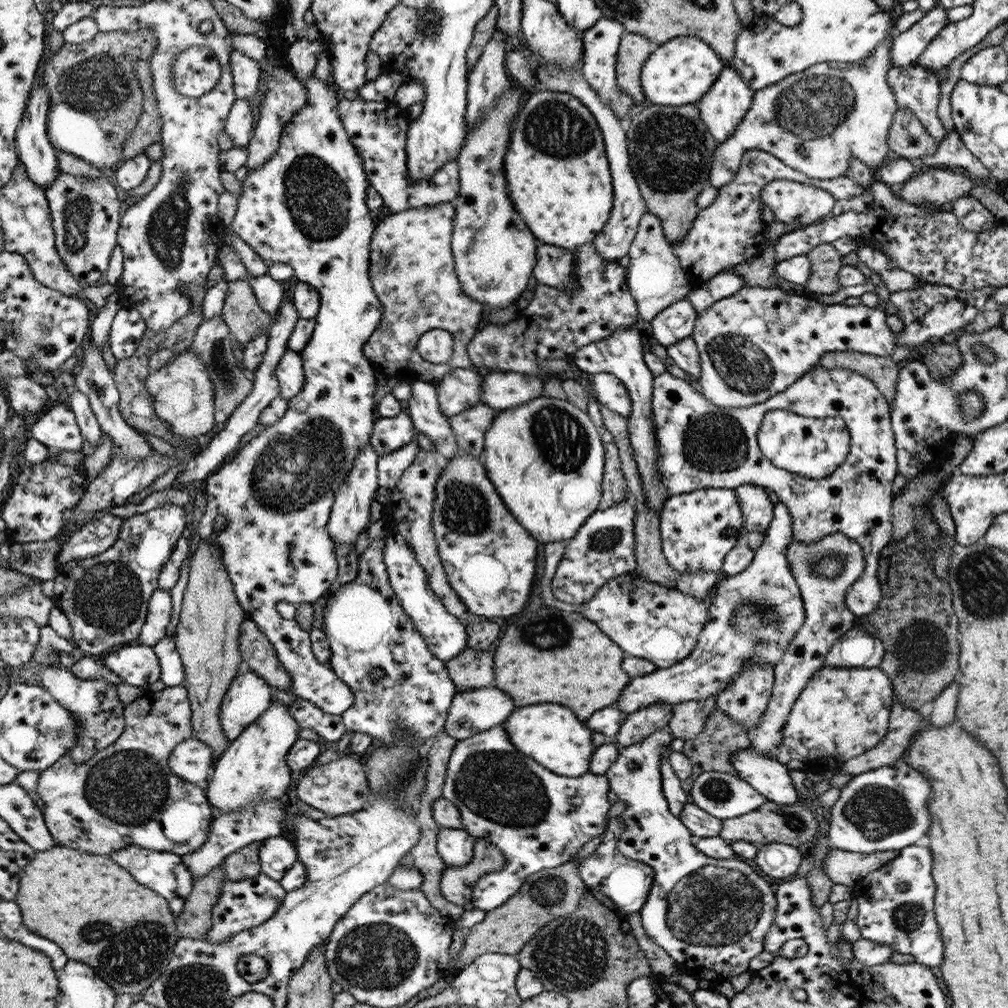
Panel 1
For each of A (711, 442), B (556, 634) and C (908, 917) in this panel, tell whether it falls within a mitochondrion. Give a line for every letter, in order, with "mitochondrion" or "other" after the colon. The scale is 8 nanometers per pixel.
A: mitochondrion
B: mitochondrion
C: mitochondrion

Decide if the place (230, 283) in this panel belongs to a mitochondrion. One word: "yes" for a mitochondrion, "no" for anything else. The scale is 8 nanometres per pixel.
no

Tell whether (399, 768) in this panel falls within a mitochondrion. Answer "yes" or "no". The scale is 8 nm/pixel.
yes

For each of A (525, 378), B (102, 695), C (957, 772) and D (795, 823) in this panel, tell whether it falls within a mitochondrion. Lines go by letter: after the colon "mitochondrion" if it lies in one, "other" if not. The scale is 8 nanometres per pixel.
A: other
B: other
C: other
D: mitochondrion

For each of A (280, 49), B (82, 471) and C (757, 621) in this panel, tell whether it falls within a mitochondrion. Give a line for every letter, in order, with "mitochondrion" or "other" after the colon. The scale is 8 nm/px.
A: other
B: other
C: mitochondrion

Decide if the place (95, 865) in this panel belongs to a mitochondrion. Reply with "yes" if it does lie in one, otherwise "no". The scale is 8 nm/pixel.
no

